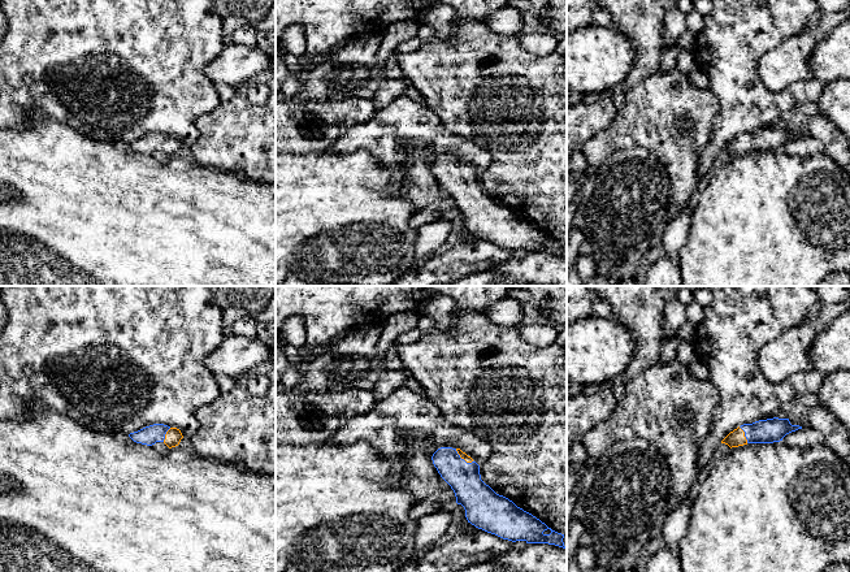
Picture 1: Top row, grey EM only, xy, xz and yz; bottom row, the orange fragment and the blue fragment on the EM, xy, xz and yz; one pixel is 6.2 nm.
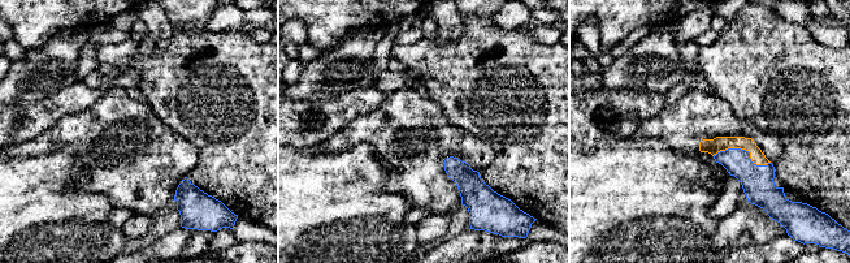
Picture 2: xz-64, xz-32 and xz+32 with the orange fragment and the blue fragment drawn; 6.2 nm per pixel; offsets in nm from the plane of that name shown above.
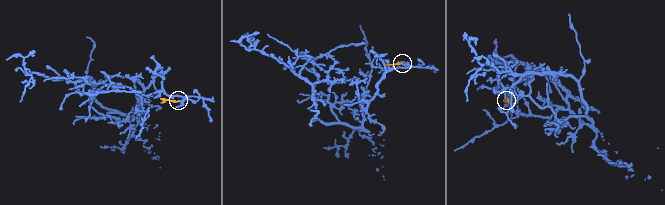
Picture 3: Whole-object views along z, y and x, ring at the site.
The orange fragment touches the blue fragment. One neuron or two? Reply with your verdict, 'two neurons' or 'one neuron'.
one neuron

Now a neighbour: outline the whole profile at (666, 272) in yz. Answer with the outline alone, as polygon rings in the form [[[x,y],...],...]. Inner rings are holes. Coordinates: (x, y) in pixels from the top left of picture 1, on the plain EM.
[[[691,205],[677,209],[676,216],[663,230],[663,255],[650,264],[645,286],[682,286],[680,250],[686,244],[694,211]]]

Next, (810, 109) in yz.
[[[803,103],[795,105],[795,109],[806,114],[807,117],[823,114],[820,107],[816,103]]]

